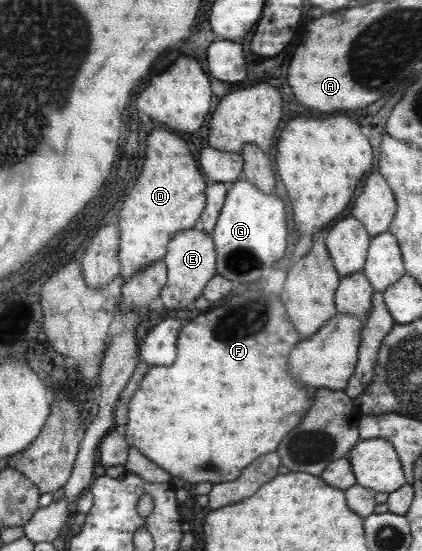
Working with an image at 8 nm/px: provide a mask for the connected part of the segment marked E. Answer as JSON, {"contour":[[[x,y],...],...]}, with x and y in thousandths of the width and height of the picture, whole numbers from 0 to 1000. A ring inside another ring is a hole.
{"contour":[[[462,412],[445,417],[422,419],[400,445],[398,459],[391,461],[389,477],[398,485],[398,514],[382,528],[384,552],[403,561],[434,561],[462,548],[483,534],[495,506],[512,499],[512,461],[509,443],[502,428],[472,419]]]}

